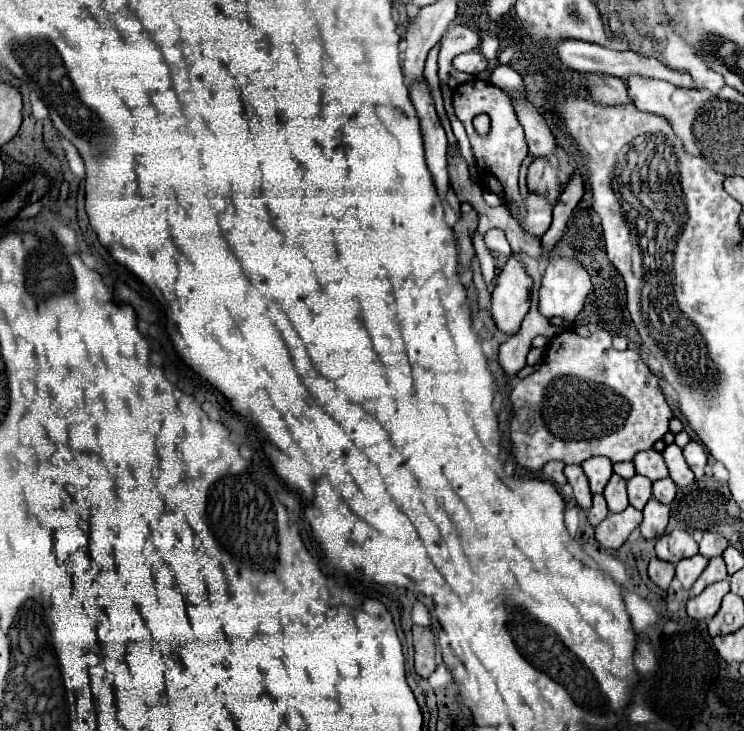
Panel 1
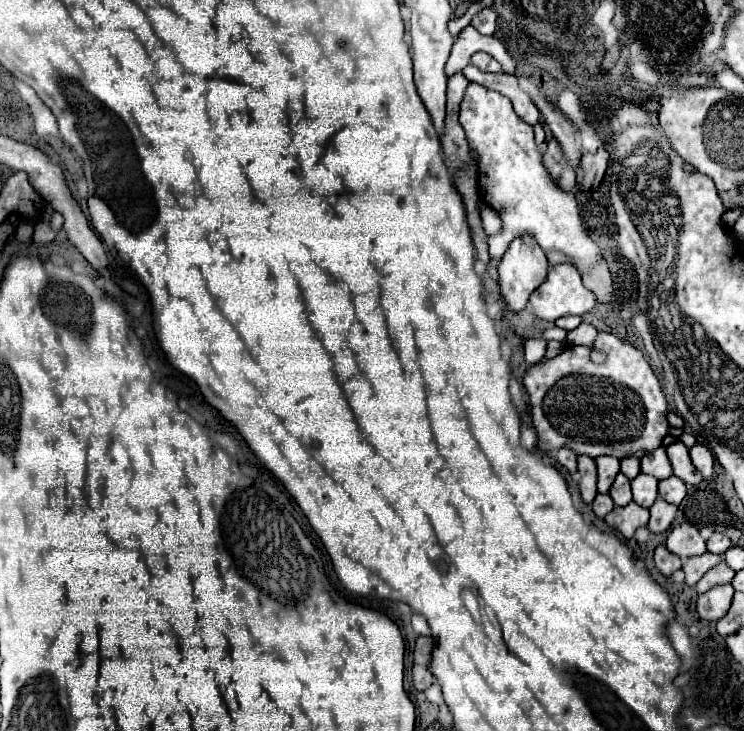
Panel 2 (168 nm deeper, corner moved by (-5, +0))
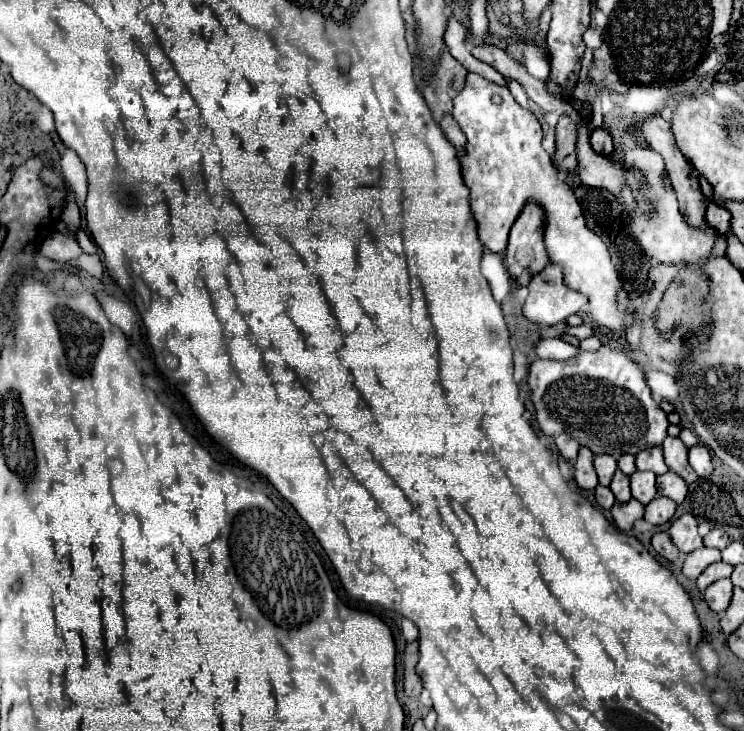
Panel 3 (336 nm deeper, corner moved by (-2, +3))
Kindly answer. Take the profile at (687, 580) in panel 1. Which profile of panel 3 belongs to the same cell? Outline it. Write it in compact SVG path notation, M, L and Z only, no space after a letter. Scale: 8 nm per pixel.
M702 547L698 551L692 551L690 555L686 555L682 573L688 579L696 579L708 565L718 563L720 561L720 551L718 549L710 549L710 547Z

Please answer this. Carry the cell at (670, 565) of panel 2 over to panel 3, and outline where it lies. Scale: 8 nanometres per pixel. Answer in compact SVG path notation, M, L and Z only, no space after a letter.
M656 533L656 535L652 537L652 547L656 549L658 555L666 557L668 561L676 561L676 559L678 559L678 549L676 549L676 545L672 543L672 539L670 539L668 533Z

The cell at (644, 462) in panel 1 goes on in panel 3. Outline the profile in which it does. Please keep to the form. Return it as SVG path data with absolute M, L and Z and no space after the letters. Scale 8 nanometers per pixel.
M652 447L652 449L644 449L636 455L636 467L640 471L652 471L656 475L666 473L668 467L664 463L664 455L662 455L662 447Z

